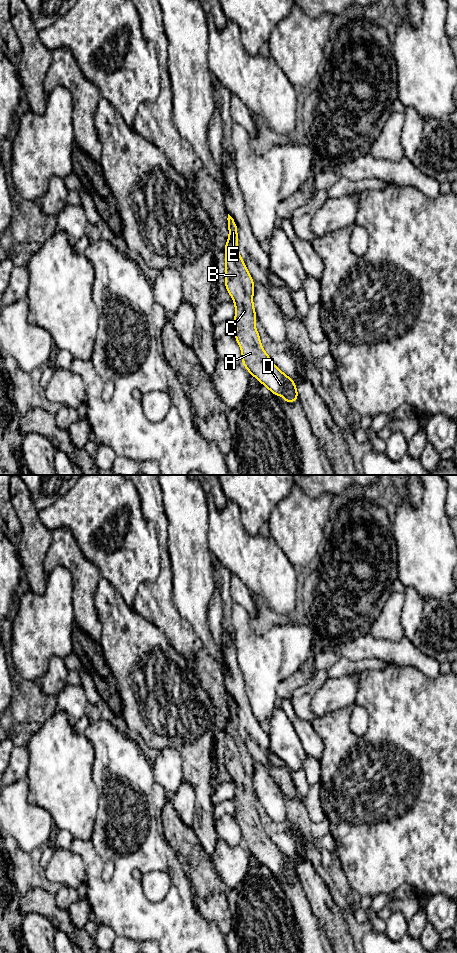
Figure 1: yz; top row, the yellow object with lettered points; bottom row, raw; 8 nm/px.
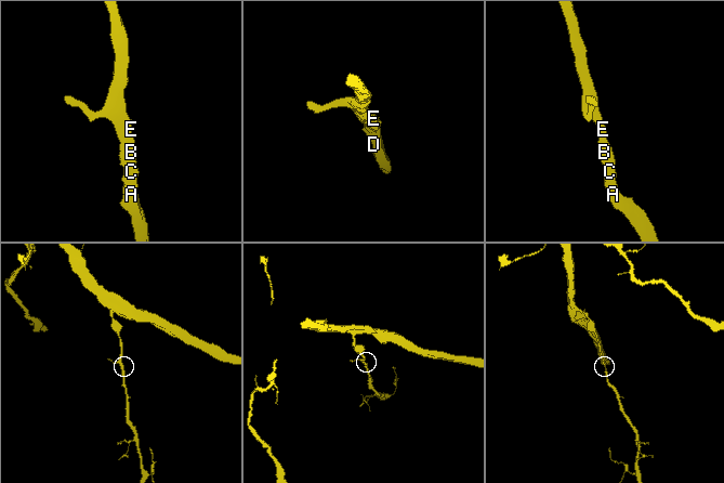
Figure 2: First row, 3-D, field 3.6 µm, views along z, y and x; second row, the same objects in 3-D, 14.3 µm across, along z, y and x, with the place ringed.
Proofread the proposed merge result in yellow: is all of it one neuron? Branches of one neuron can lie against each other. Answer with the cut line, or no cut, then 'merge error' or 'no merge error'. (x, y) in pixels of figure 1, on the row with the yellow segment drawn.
cut none; no merge error

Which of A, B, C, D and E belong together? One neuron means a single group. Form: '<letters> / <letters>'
A B C D E

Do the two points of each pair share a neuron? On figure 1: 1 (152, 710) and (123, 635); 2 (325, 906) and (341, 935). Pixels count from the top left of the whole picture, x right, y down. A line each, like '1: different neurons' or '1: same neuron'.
1: same neuron
2: same neuron

